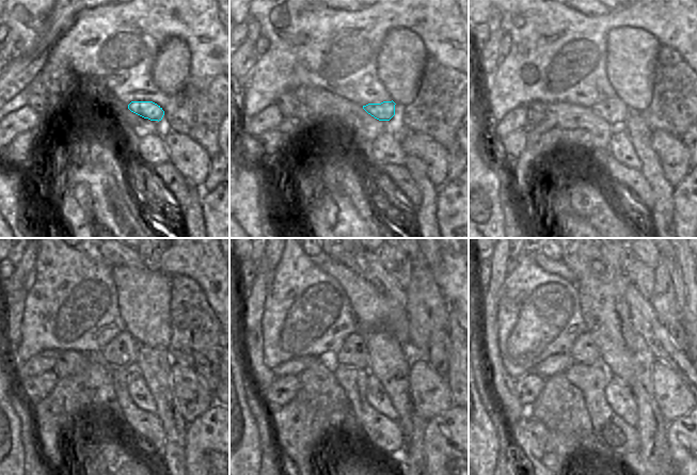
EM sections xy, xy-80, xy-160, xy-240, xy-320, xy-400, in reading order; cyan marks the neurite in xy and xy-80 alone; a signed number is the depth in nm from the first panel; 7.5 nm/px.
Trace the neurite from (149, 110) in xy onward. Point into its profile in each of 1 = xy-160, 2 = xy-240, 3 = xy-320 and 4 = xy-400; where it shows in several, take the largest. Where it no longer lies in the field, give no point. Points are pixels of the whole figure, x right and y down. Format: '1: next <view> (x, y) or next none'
1: next xy-160 (613, 110)
2: next xy-240 (123, 350)
3: next xy-320 (353, 352)
4: next xy-400 (584, 350)

